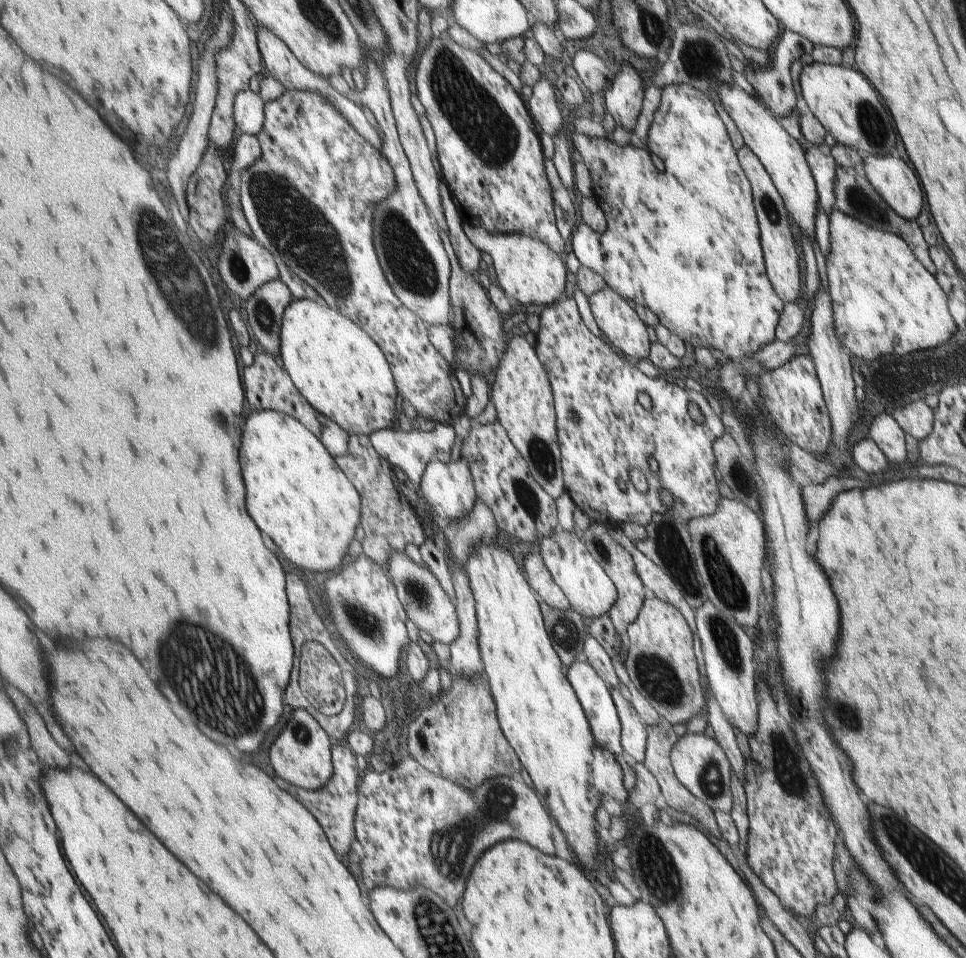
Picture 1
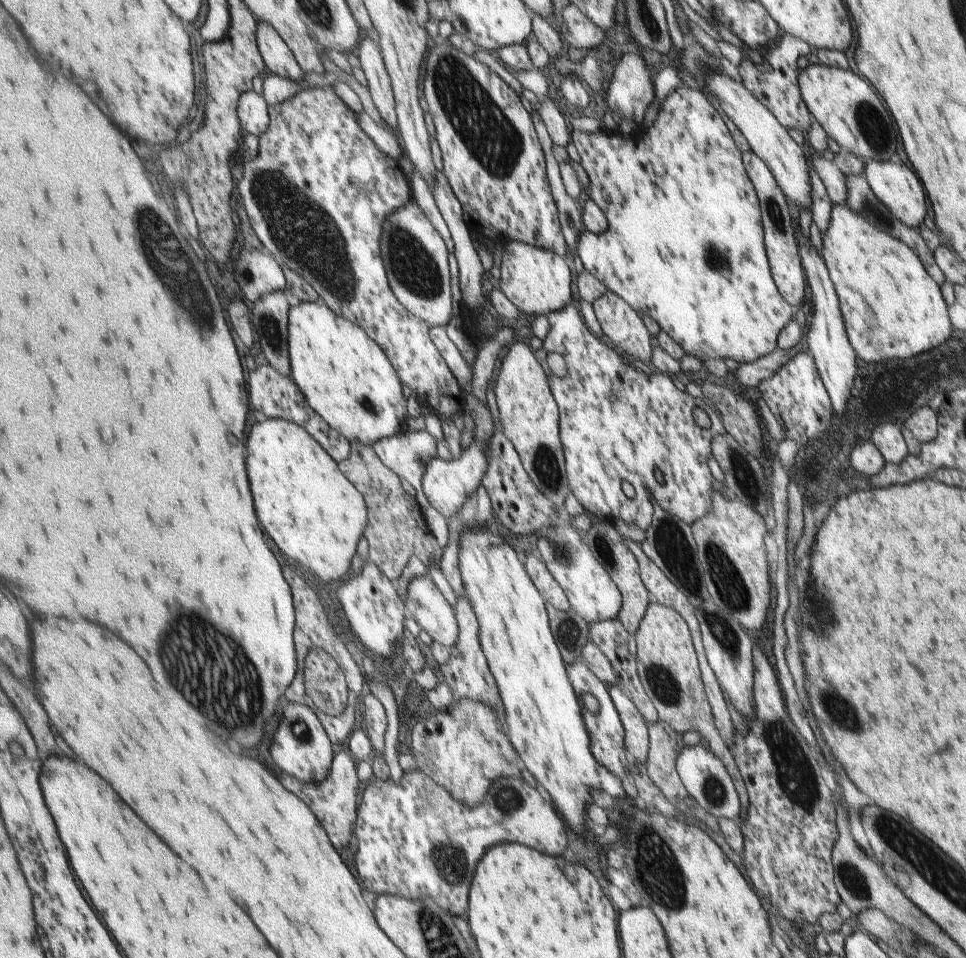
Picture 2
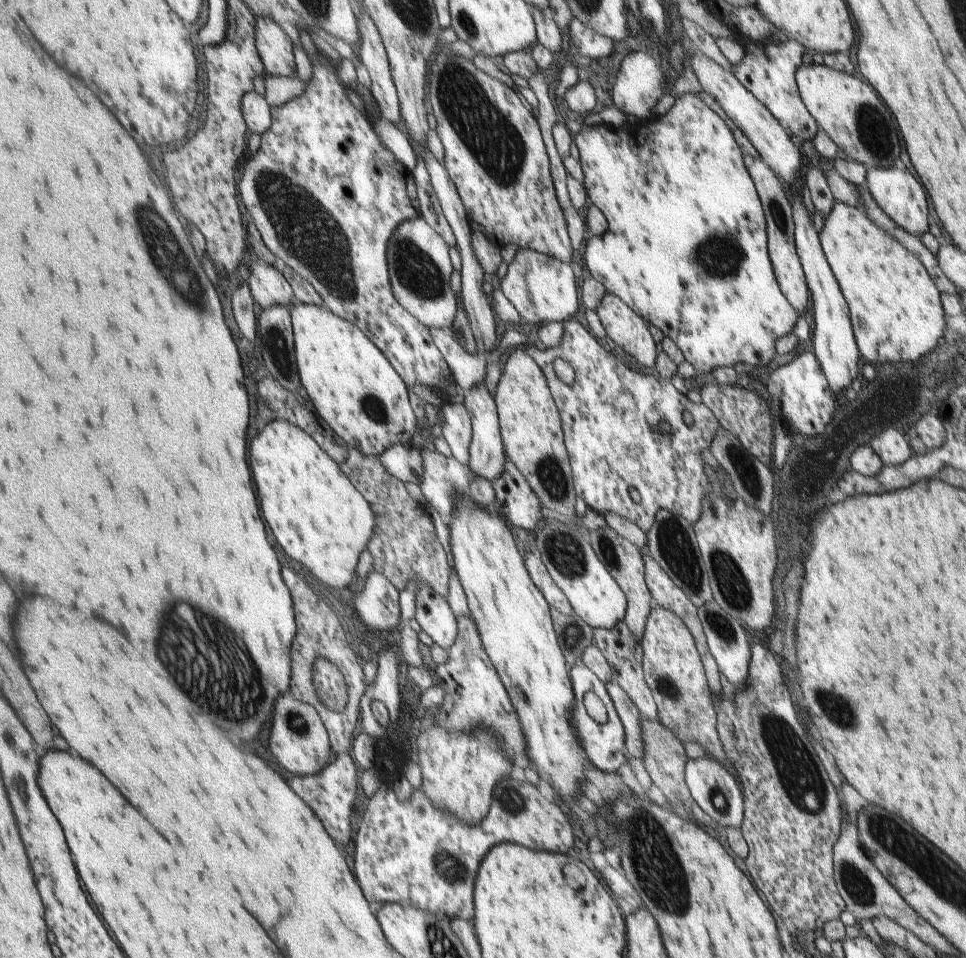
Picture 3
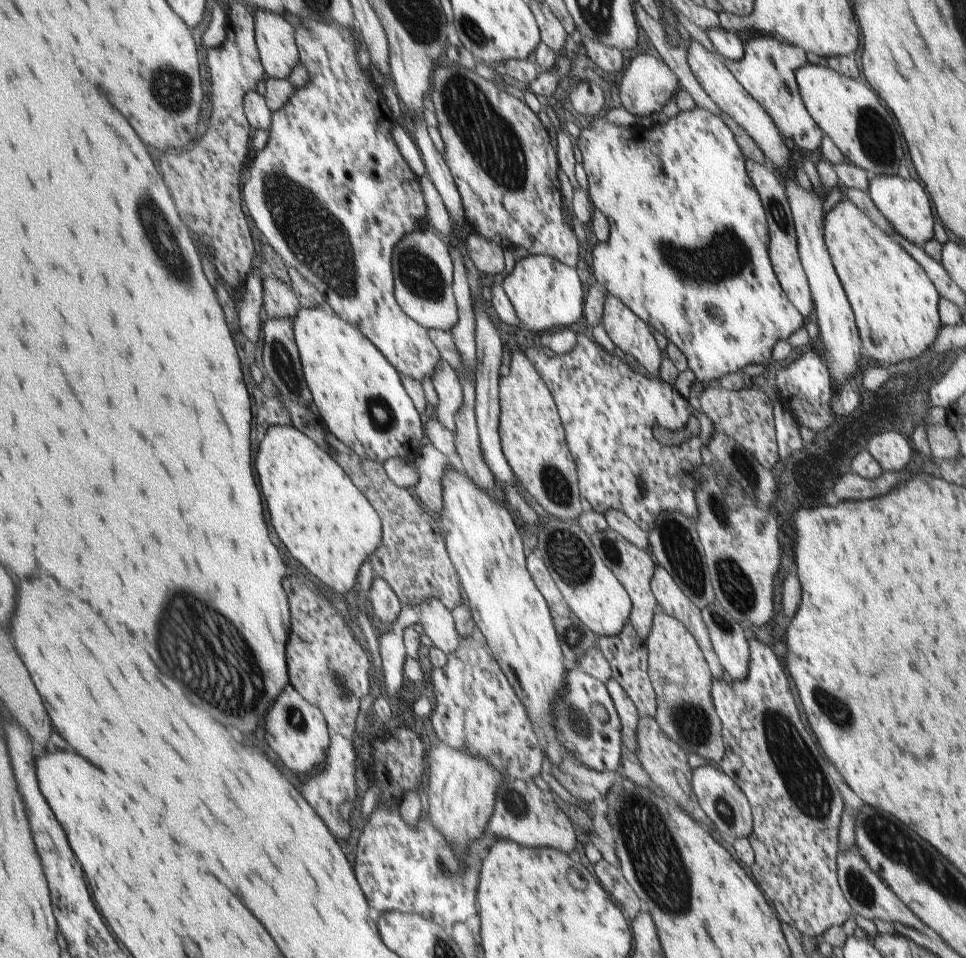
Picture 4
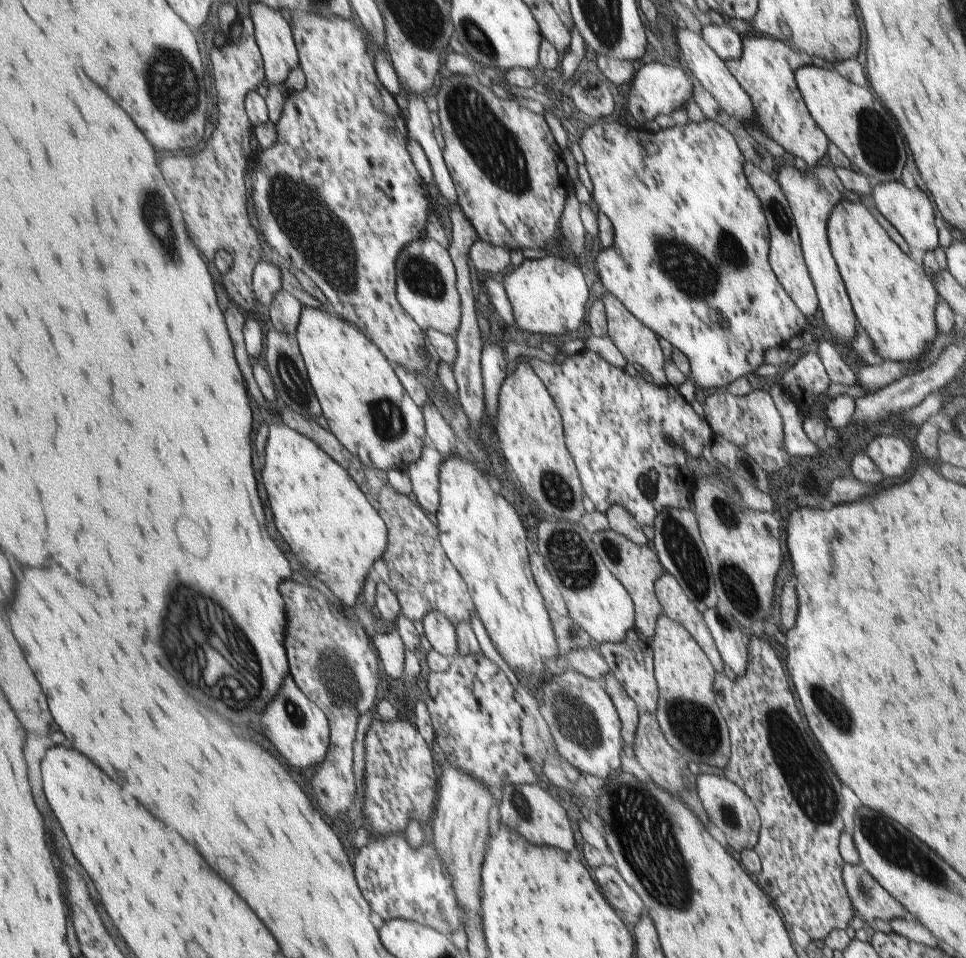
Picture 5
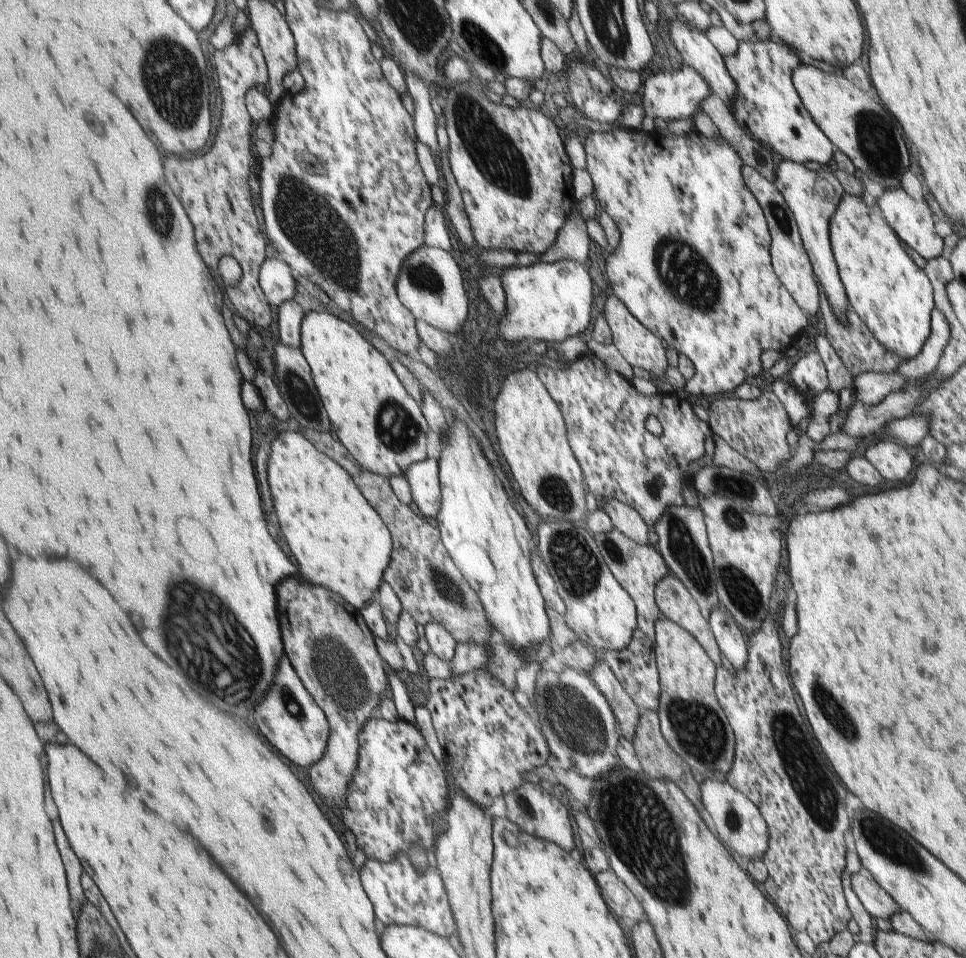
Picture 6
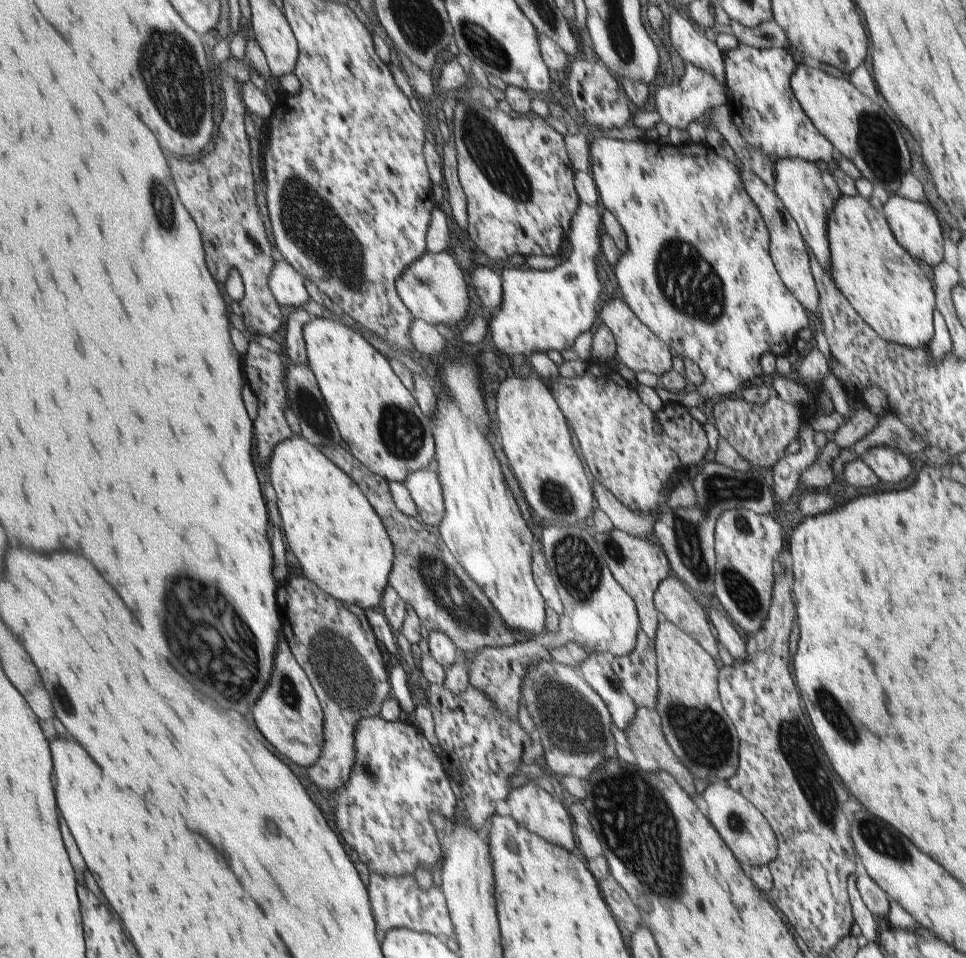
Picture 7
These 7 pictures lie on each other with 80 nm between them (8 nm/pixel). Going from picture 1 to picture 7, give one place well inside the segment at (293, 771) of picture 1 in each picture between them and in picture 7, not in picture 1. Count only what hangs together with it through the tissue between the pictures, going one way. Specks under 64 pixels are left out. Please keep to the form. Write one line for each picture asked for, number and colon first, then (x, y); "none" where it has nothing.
2: (302, 747)
3: (300, 739)
4: (298, 730)
5: (301, 730)
6: (293, 721)
7: (290, 712)

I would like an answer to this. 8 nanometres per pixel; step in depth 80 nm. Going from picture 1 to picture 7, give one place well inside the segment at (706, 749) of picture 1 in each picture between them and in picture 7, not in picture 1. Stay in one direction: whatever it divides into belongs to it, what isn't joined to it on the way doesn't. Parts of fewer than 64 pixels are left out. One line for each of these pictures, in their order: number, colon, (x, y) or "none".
2: (704, 777)
3: (715, 791)
4: (727, 807)
5: (727, 807)
6: (739, 825)
7: (745, 830)

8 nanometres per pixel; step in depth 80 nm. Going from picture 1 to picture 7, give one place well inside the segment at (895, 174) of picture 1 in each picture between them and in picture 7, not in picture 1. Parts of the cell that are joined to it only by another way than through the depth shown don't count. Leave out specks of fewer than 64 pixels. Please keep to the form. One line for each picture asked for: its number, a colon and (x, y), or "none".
2: (895, 185)
3: (900, 196)
4: (903, 203)
5: (908, 211)
6: (911, 220)
7: (914, 225)

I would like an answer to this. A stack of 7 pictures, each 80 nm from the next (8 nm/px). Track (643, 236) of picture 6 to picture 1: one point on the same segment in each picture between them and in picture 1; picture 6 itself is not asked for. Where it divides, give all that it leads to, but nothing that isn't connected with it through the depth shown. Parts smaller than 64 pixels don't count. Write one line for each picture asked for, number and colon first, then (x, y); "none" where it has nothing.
1: (707, 283)
2: (701, 272)
3: (679, 178)
4: (687, 250)
5: (673, 197)

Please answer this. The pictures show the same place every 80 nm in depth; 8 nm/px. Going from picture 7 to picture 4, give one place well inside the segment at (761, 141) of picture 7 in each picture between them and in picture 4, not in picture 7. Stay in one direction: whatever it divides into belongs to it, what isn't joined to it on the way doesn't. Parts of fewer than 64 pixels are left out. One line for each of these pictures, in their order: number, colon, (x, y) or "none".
4: (766, 69)
5: (765, 69)
6: (767, 109)

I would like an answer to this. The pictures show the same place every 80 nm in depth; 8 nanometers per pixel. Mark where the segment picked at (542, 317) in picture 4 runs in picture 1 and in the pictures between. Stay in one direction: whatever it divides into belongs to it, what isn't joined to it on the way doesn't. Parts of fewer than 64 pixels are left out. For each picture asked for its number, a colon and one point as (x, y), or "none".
1: (531, 272)
2: (538, 281)
3: (542, 288)

